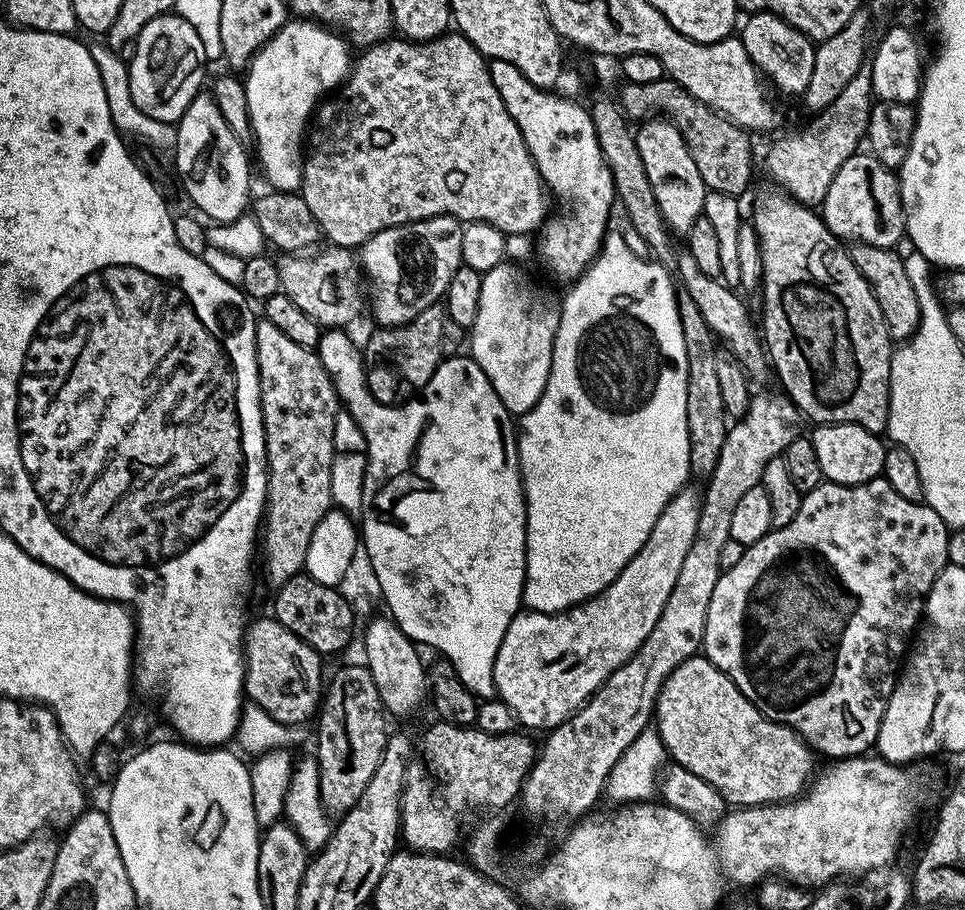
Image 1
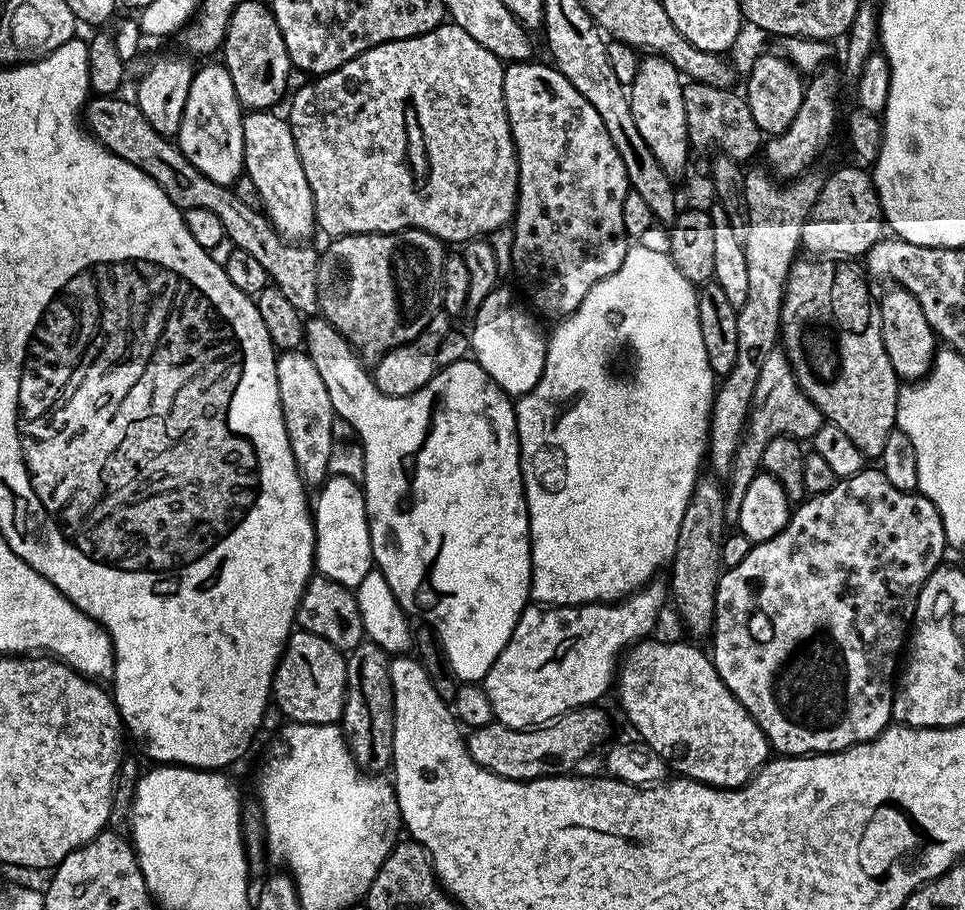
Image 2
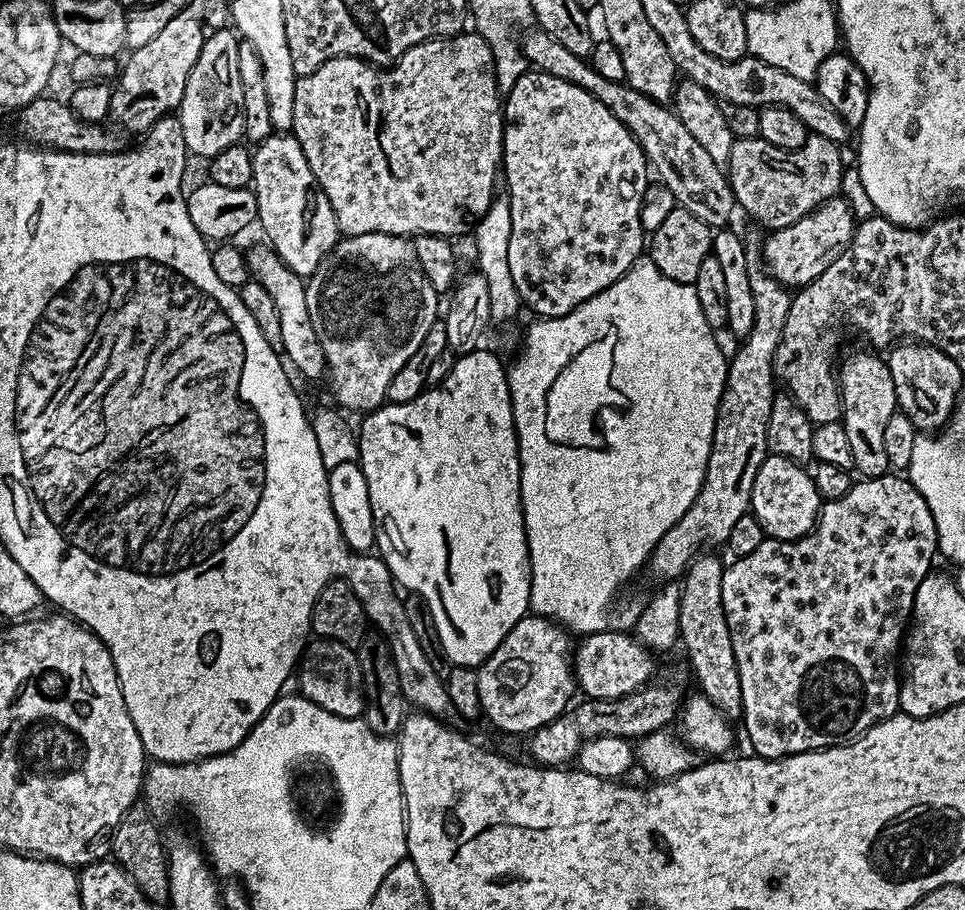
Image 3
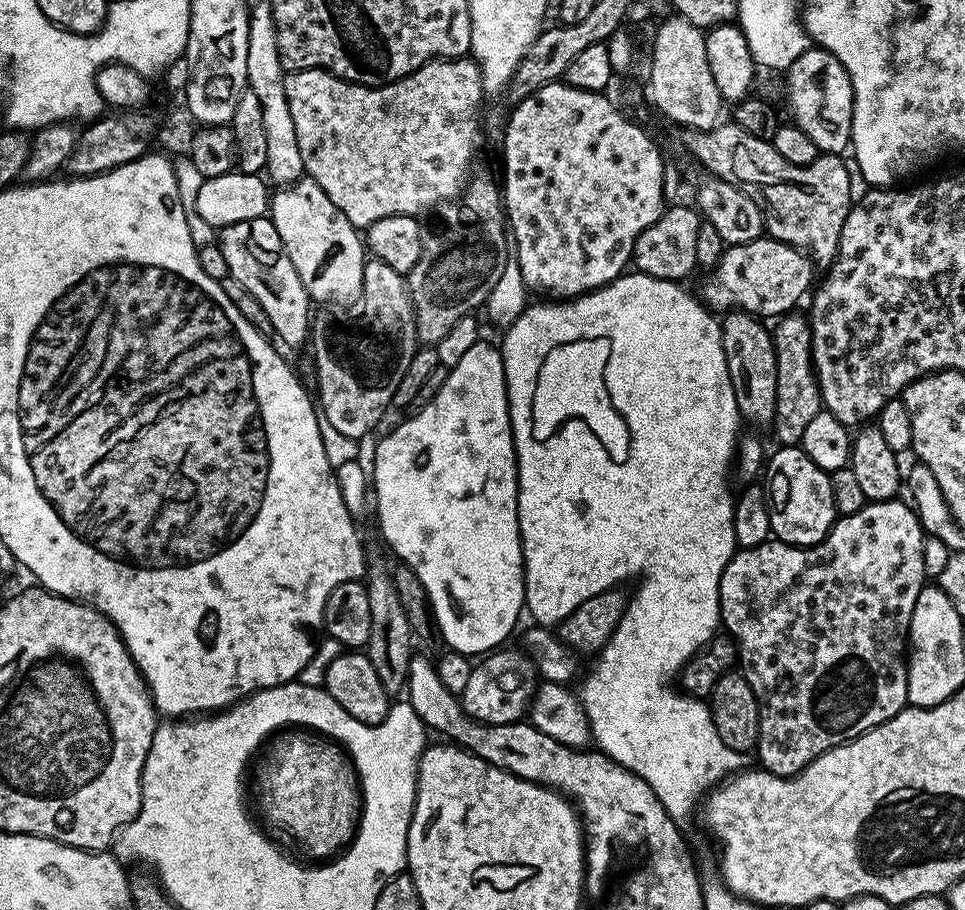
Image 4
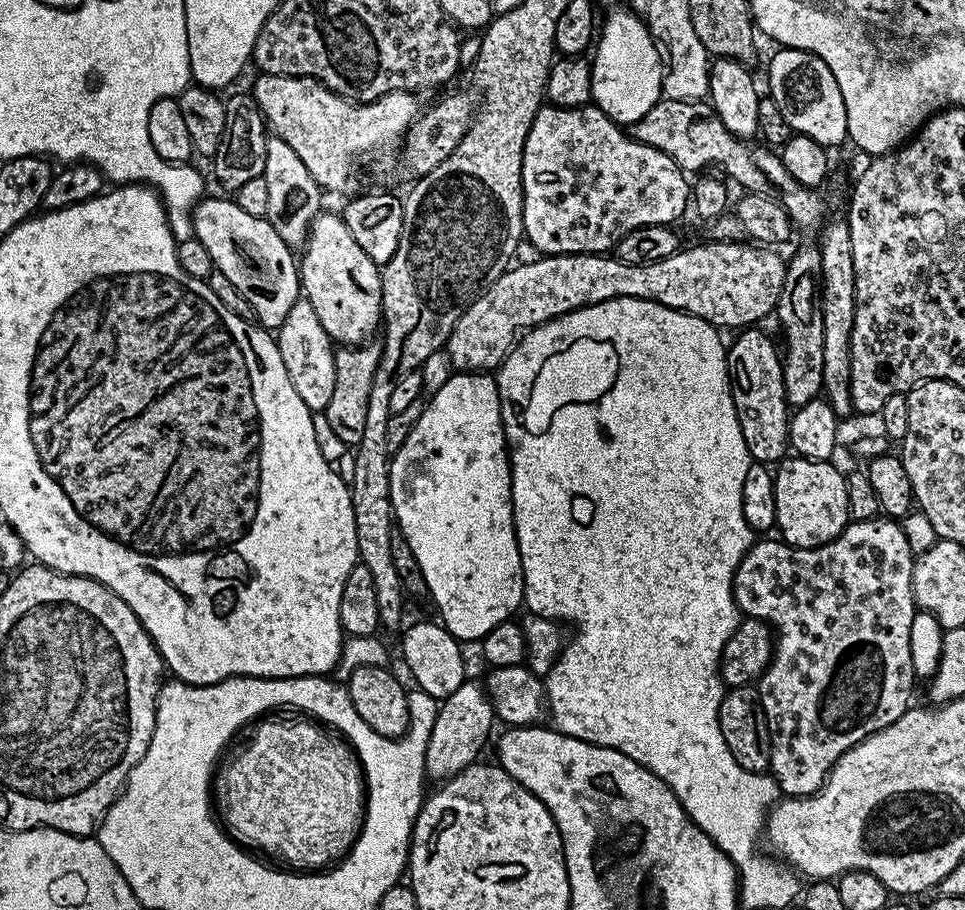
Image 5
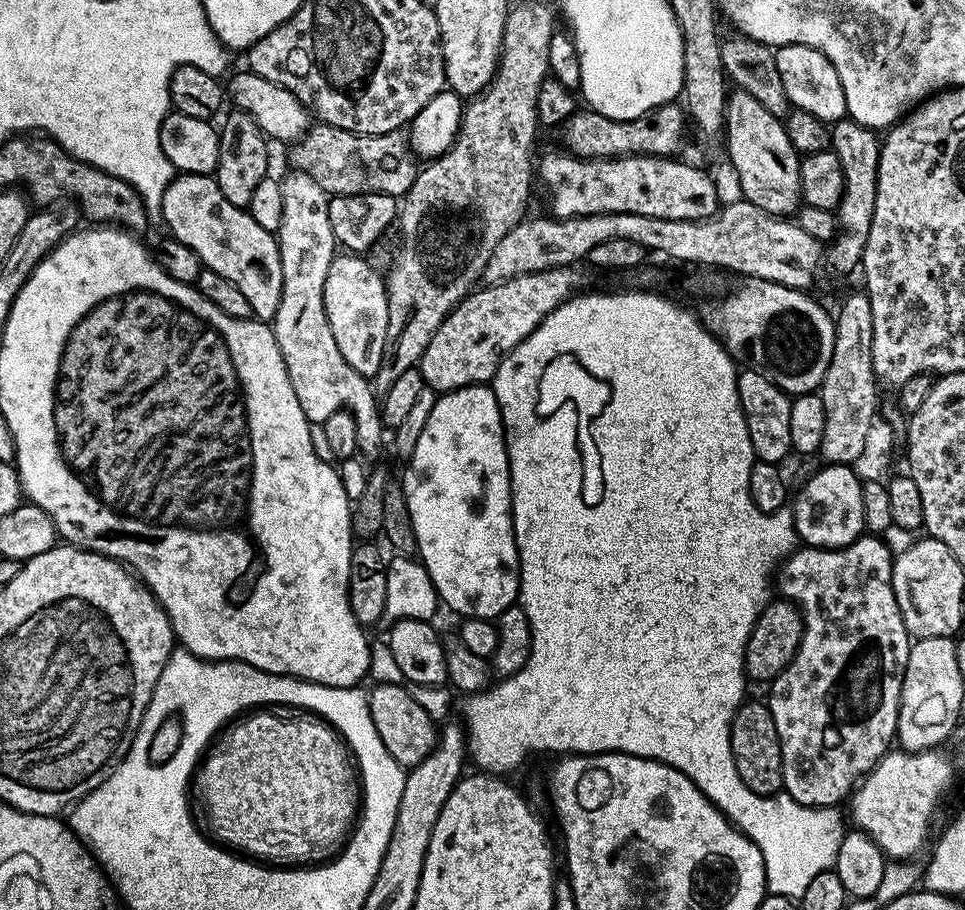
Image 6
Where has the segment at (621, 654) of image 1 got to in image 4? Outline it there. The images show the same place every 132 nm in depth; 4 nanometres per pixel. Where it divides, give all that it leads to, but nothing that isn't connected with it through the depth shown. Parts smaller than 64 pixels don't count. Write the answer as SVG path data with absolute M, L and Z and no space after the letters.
M493 650L473 667L466 682L466 690L459 693L458 699L464 706L466 715L481 724L515 724L528 711L532 695L538 687L538 673L532 661L523 651L504 652Z

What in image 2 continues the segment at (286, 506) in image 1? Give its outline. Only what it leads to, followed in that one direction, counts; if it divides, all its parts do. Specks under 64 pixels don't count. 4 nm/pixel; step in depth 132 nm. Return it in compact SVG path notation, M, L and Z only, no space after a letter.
M304 350L281 351L276 358L276 377L278 398L282 406L286 434L290 438L296 469L300 471L305 485L320 486L329 477L327 467L334 443L331 430L337 418L330 402L330 393L326 391L326 382L322 382L318 369Z

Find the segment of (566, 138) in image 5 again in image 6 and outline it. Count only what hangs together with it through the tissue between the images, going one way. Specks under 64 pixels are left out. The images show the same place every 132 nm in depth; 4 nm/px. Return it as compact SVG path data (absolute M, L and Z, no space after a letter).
M567 151L548 152L538 160L538 180L544 183L552 199L551 215L558 220L571 216L594 214L650 214L650 218L678 218L679 220L707 220L716 215L722 199L716 193L716 184L700 168L683 164L680 158L662 156L621 156L619 160L581 160Z

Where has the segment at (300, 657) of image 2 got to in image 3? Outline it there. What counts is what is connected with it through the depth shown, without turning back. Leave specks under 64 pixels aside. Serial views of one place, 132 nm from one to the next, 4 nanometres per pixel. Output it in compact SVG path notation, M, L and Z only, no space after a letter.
M313 639L305 647L298 665L298 680L299 676L299 695L322 706L322 710L330 710L330 714L338 714L347 720L363 717L364 675L360 669L360 657L353 645L333 640Z

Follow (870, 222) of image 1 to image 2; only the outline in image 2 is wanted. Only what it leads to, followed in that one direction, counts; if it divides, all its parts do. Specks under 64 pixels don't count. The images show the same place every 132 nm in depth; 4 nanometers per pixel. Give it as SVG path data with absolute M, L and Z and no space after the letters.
M863 167L840 168L825 179L820 197L812 208L812 215L802 226L800 243L808 254L819 254L824 258L863 257L882 239L886 232L886 221L880 211L880 199L871 175Z

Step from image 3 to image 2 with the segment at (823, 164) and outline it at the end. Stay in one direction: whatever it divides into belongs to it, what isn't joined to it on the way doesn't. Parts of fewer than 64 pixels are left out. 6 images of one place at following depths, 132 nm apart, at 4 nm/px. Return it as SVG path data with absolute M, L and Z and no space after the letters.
M830 67L820 68L807 81L804 90L804 101L798 110L798 114L794 114L794 122L790 122L790 130L786 130L781 136L771 137L763 145L762 156L768 159L769 165L767 164L767 167L777 177L795 178L803 176L815 165L812 163L815 162L816 155L832 140L832 134L836 130L836 95L840 92L842 76L837 69L835 72Z

